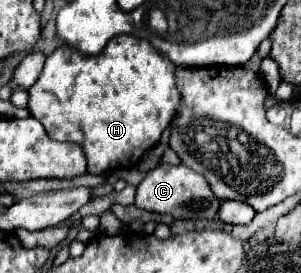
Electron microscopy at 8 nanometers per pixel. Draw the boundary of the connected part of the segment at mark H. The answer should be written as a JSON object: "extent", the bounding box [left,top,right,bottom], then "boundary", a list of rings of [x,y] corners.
{"extent":[29,34,181,174],"boundary":[[[131,34],[113,38],[99,56],[83,56],[69,46],[61,46],[47,56],[39,80],[29,88],[29,112],[45,126],[49,138],[77,142],[83,148],[87,172],[103,174],[113,168],[133,168],[139,158],[159,142],[163,130],[177,114],[181,94],[175,68],[177,66],[147,40]]]}

